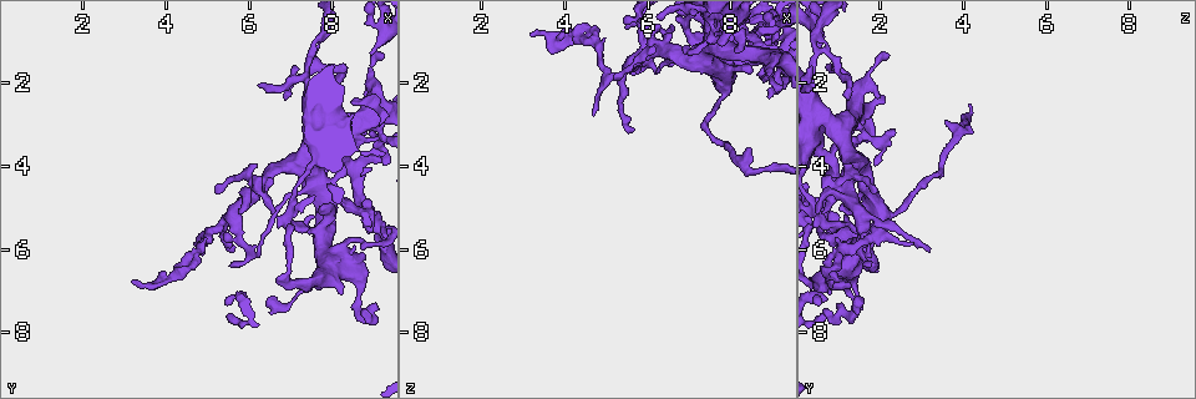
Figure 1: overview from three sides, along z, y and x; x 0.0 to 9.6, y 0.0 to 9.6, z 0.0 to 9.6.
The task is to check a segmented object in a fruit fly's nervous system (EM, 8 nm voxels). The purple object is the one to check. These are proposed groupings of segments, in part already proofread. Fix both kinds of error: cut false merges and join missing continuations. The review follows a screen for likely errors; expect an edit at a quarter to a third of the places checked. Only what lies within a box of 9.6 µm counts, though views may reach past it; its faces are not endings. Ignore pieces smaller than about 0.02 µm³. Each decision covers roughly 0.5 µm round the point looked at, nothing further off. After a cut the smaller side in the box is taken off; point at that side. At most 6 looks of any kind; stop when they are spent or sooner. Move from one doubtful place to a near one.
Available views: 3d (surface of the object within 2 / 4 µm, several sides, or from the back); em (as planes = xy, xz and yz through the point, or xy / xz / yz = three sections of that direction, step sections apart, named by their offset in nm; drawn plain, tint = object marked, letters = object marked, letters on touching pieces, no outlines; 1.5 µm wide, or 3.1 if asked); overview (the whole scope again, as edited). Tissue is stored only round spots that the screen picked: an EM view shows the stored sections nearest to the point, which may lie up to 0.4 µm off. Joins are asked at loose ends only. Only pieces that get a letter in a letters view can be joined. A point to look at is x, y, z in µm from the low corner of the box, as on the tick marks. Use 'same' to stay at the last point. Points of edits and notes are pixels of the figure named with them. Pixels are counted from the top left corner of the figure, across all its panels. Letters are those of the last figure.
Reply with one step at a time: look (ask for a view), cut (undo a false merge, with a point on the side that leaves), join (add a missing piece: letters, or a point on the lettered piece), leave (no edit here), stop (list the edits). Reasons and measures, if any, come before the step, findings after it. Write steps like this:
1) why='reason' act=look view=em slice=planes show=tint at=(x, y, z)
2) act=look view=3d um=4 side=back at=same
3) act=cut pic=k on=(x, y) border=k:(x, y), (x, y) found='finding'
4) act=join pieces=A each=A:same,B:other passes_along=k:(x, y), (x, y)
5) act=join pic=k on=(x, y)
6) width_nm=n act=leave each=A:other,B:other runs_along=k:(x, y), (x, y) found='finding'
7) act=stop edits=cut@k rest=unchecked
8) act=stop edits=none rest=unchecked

why='free end' act=look view=em slice=xz step=8 show=tint at=(3.20, 6.75, 0.90)

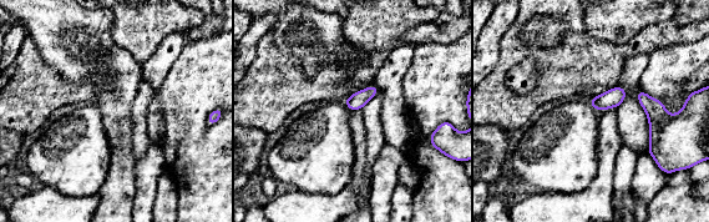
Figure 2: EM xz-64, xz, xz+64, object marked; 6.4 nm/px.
why='what lies round it' act=look view=em slice=xz step=8 show=letters at=same

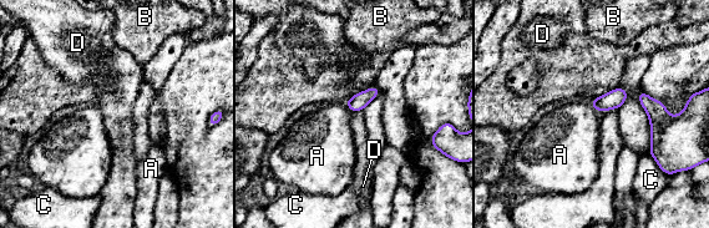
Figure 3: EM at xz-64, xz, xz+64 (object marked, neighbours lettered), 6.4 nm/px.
width_nm=110 act=leave each=A:other,B:other,C:other,D:other border=3:(361, 110), (352, 112) found='none of them fits'

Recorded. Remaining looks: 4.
why='small branch off a trunk' act=look view=em slice=planes show=plain at=(7.75, 5.15, 2.05)

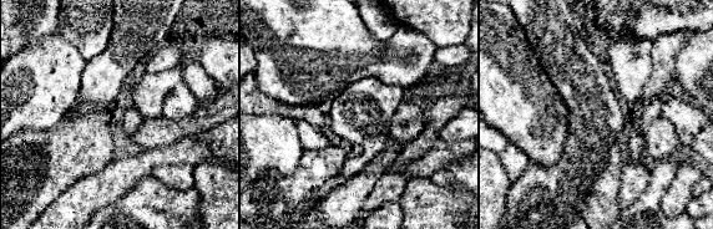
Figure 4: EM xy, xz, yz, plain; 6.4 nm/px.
act=look view=em slice=planes show=letters at=same

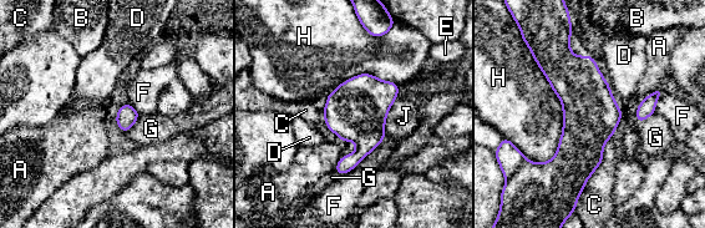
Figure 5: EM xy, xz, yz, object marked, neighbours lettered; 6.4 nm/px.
width_nm=360 act=leave each=A:other,B:other,C:other,D:other,E:other,F:other,G:other,H:other,J:other runs_along=5:(564, 44), (579, 186) found='all the same cell'

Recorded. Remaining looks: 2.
why='branch stops here' act=look view=3d um=4 at=(8.25, 7.10, 0.75)

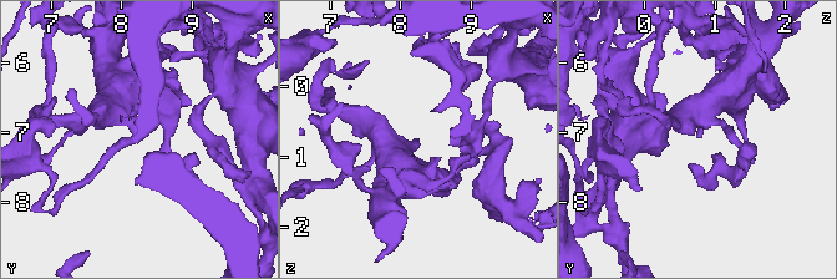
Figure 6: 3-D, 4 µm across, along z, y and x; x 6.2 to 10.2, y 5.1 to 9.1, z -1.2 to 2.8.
act=look view=em slice=planes show=letters at=(8.20, 7.10, 0.75)

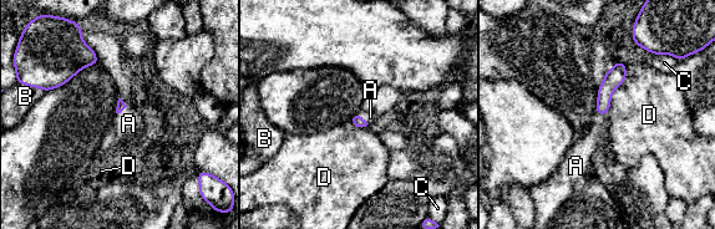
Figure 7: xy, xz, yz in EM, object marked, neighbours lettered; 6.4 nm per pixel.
act=join pieces=A each=A:same,B:other,C:other,D:other passes_along=7:(121, 106), (126, 106), (128, 123) found='the cell continues'

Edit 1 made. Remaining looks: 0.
act=stop edits=join@7 rest=unchecked

